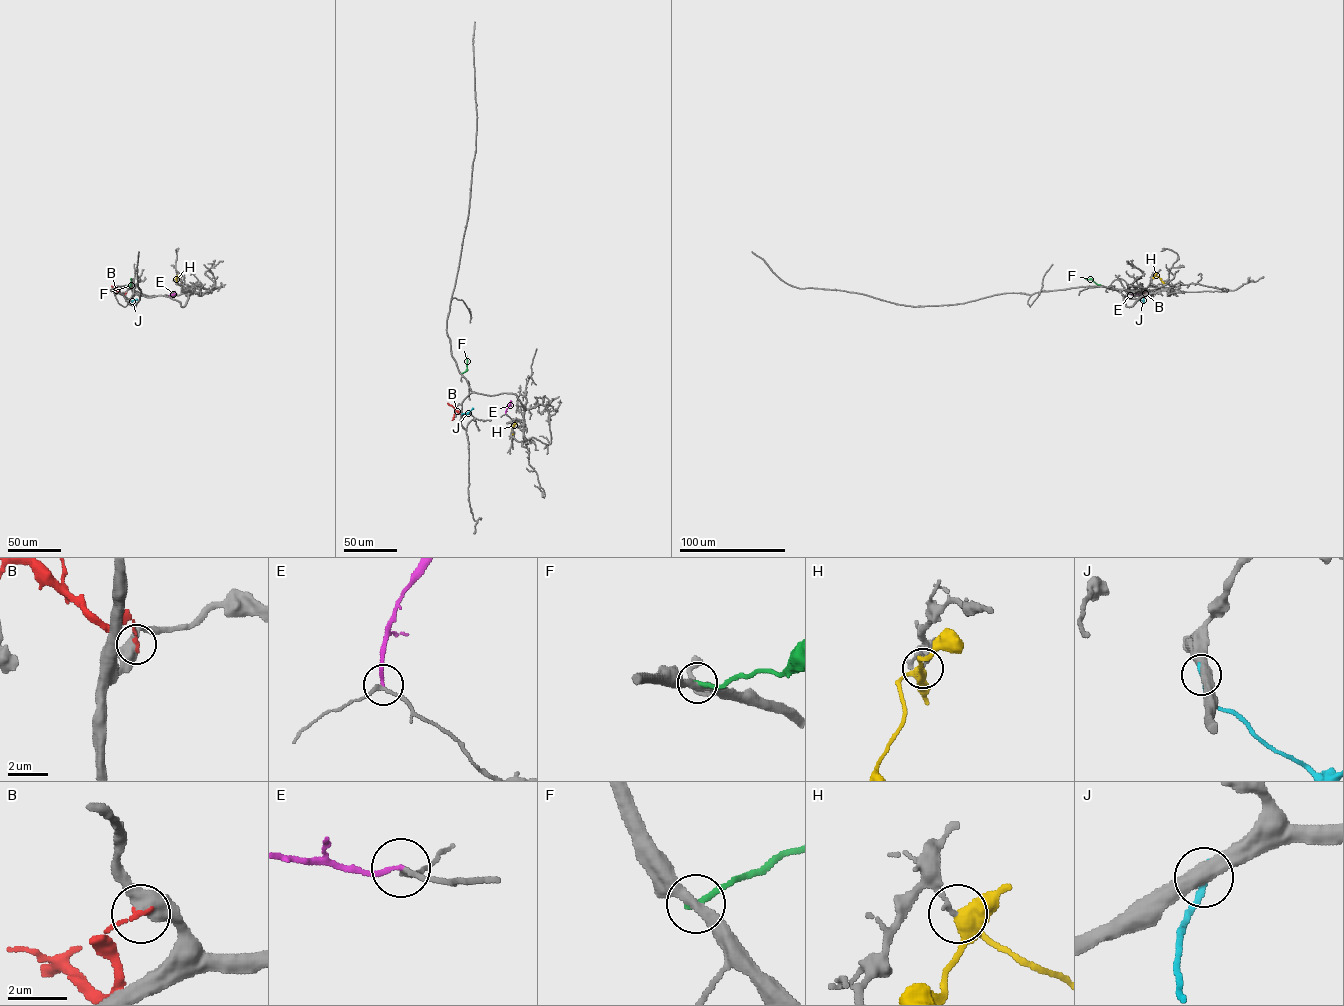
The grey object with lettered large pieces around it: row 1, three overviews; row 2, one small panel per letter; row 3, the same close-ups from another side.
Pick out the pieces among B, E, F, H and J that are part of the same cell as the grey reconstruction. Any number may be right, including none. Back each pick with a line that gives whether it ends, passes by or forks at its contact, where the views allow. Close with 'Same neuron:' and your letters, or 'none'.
Same neuron: none

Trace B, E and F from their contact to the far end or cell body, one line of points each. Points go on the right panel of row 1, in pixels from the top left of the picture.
B: (1145, 292), (1144, 295), (1133, 286)
E: (1144, 295), (1131, 293)
F: (1104, 286), (1085, 279)

